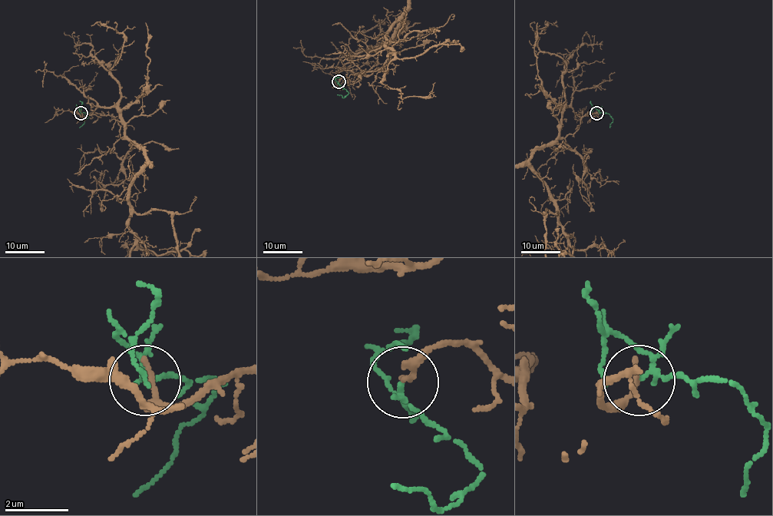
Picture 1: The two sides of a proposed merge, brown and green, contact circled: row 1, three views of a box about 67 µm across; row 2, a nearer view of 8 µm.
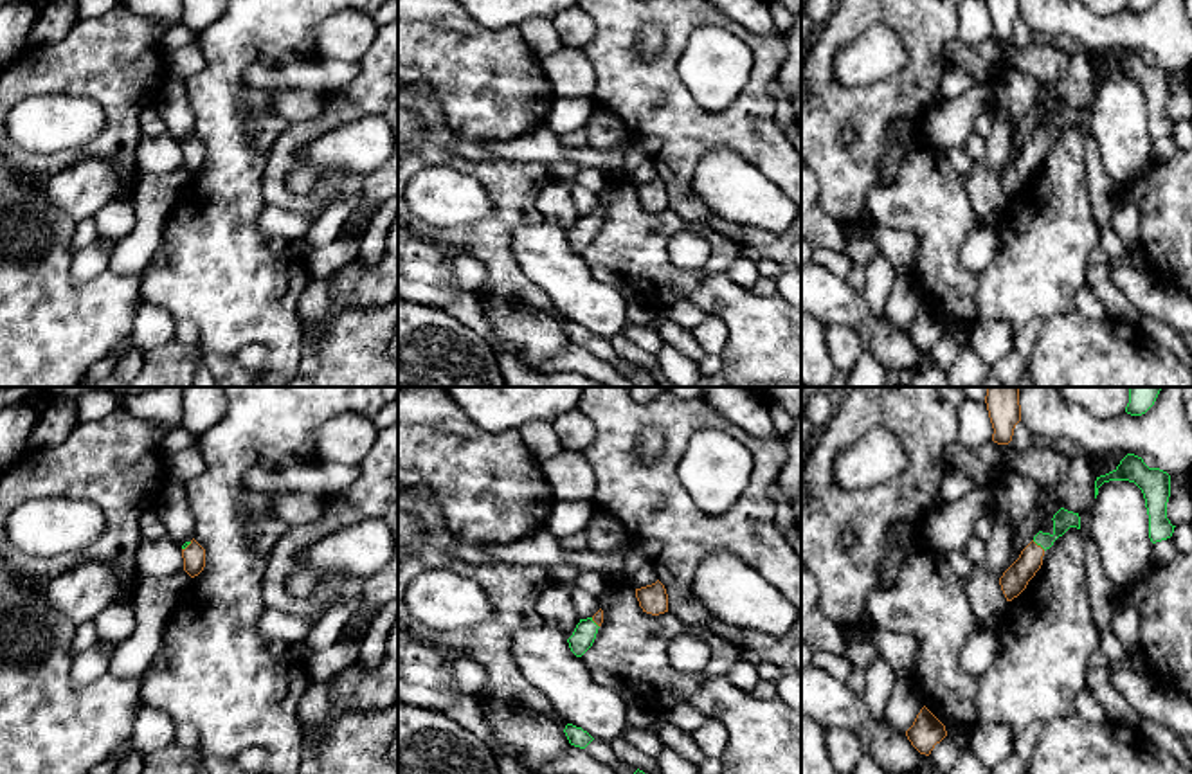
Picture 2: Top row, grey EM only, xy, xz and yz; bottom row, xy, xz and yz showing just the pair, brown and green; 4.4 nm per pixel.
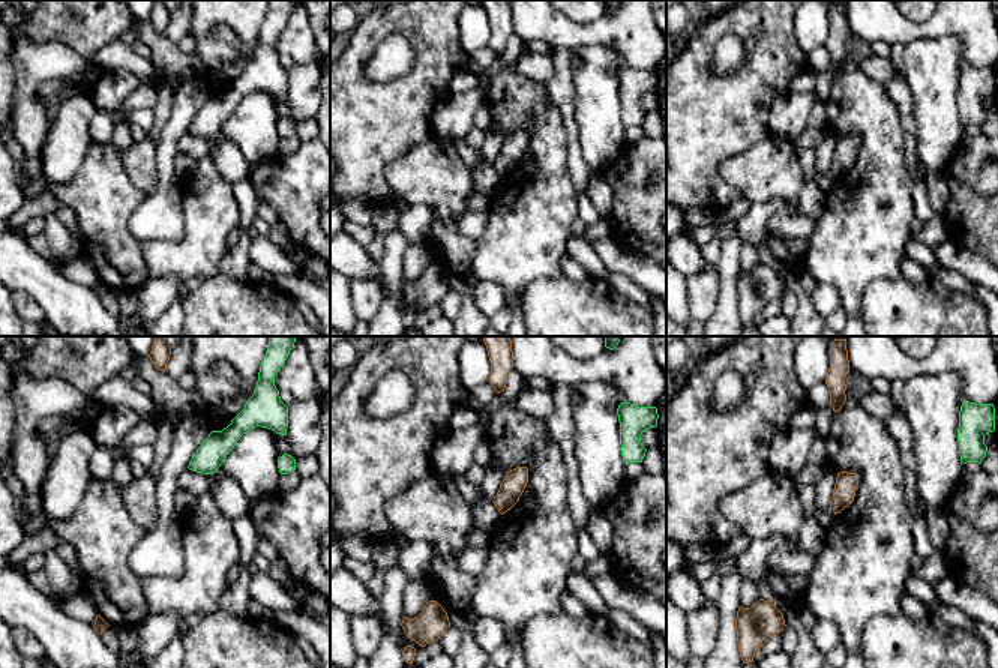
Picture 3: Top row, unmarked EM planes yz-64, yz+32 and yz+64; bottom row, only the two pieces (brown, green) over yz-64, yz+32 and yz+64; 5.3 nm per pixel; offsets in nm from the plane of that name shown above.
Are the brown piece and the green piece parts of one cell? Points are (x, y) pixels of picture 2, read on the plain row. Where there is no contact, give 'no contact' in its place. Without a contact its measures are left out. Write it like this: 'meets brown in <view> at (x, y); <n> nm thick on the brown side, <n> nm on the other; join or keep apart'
meets brown in yz at (1039, 143); 120 nm thick on the brown side, 90 nm on the other; join

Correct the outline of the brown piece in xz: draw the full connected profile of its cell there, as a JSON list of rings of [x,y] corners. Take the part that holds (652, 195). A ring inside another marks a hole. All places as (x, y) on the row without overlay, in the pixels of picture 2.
[[[659,176],[652,182],[636,185],[636,194],[646,211],[659,212],[668,209],[668,191]]]

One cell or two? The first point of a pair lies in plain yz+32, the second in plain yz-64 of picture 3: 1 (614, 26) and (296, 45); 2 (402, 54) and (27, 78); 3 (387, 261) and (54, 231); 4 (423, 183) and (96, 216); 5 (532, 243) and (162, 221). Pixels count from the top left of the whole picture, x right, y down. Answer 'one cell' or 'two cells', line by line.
1: one cell
2: one cell
3: one cell
4: one cell
5: two cells

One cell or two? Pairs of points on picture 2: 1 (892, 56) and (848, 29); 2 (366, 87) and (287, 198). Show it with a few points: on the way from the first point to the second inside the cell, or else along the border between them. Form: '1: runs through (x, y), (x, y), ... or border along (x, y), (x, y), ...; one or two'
1: border along (901, 40), (868, 27), (832, 69); two
2: runs through (334, 116), (305, 132), (281, 155), (279, 166); one

